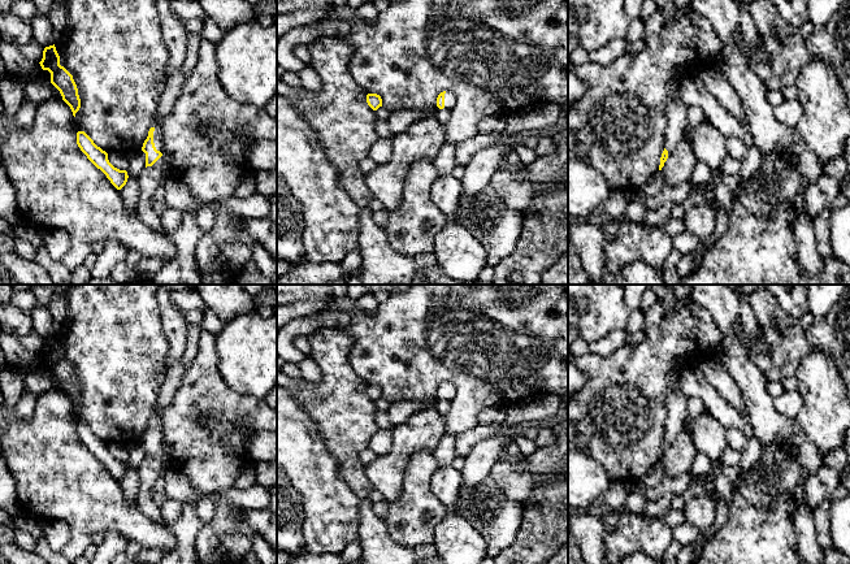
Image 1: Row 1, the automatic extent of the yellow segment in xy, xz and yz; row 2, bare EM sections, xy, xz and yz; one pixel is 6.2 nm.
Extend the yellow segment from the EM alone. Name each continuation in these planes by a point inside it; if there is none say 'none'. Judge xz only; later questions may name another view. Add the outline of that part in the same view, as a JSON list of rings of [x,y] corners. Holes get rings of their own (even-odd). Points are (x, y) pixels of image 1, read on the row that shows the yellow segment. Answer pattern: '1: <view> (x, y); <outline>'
1: xz (450, 100); [[[451,92],[444,94],[444,109],[452,110],[456,104],[456,97]]]

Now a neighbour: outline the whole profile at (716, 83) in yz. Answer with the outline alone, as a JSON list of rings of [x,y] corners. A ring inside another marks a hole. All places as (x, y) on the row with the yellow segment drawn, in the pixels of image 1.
[[[717,65],[702,66],[697,75],[717,103],[738,121],[746,121],[742,103],[733,84]]]

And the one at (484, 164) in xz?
[[[504,131],[495,144],[476,152],[465,165],[464,177],[460,179],[461,194],[465,198],[473,198],[487,187],[494,174],[504,169],[504,156],[520,140],[520,134]]]

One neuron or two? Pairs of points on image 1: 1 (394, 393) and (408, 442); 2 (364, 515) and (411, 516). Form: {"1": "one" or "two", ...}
{"1": "one", "2": "two"}

